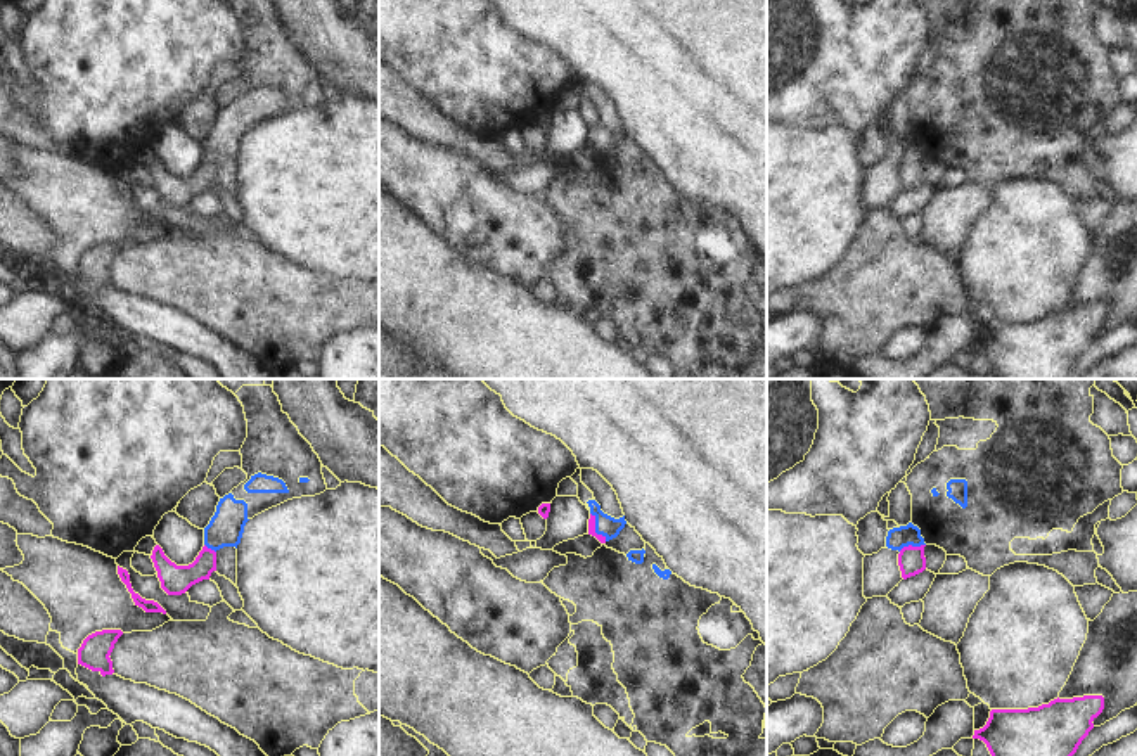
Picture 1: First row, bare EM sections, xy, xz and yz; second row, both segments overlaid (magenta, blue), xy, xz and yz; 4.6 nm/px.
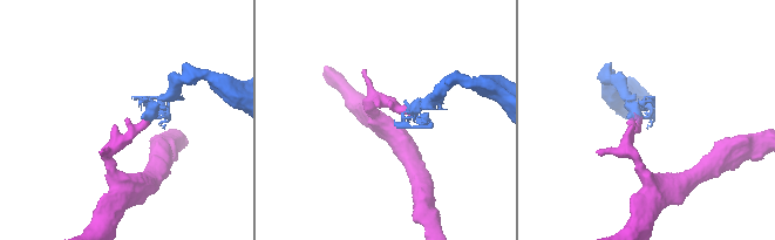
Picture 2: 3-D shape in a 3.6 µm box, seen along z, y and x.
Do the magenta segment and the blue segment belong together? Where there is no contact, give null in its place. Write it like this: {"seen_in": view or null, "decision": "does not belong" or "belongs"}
{"seen_in": "xz", "decision": "belongs"}

